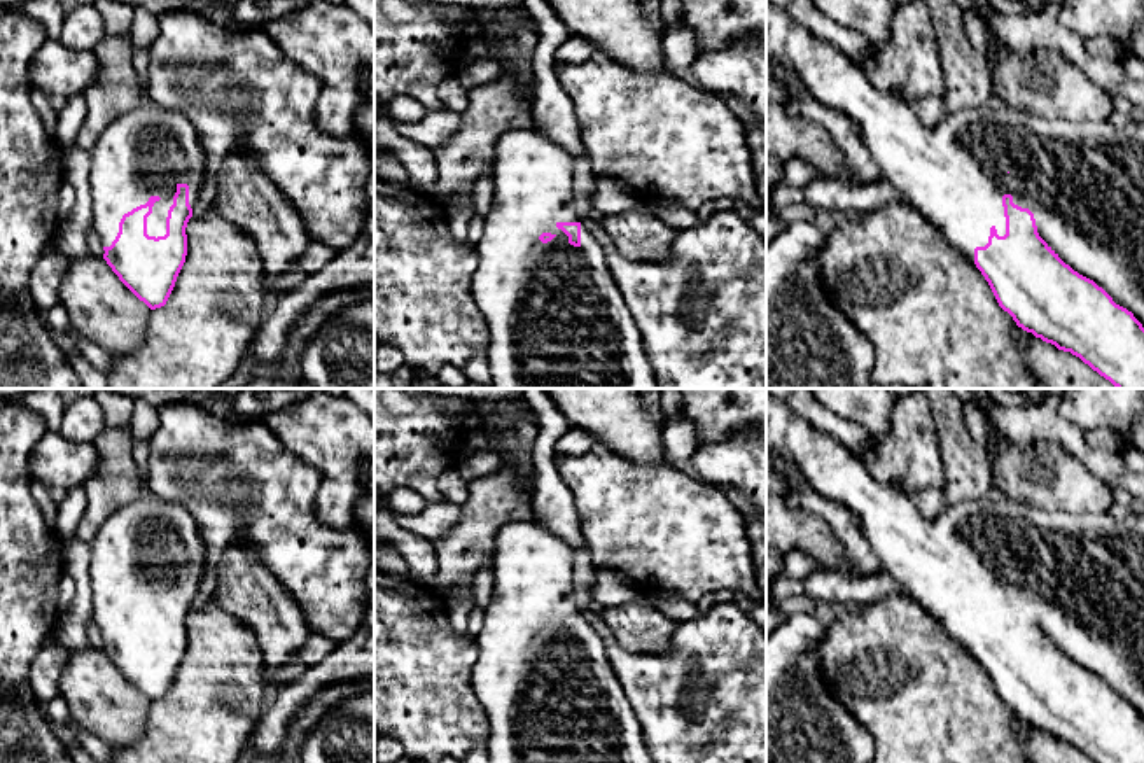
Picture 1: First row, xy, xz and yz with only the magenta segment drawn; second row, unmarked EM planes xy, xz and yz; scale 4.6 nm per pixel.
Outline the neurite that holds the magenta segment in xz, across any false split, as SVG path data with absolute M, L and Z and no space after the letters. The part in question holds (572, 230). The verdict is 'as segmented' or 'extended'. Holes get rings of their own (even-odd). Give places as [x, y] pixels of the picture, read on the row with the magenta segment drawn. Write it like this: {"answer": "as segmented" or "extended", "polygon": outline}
{"answer": "extended", "polygon": "M541 128L499 136L493 203L474 245L472 299L485 318L493 388L658 388L640 329L574 203L574 156Z"}

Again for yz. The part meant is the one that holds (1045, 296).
{"answer": "extended", "polygon": "M766 0L766 60L780 61L803 84L805 93L822 105L845 112L857 124L873 161L882 170L882 177L901 192L906 205L938 226L950 245L974 261L999 306L1013 317L1018 327L1079 357L1116 388L1144 388L1144 122L1132 119L1127 126L1116 128L1109 121L1069 122L1044 119L1008 105L997 110L985 105L976 110L943 114L936 128L927 128L908 102L875 88L852 58L796 23L785 9L778 9L770 0Z"}

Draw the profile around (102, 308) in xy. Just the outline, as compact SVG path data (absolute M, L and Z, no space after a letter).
M103 257L68 261L61 301L70 326L112 357L135 354L143 345L150 308L112 271Z

